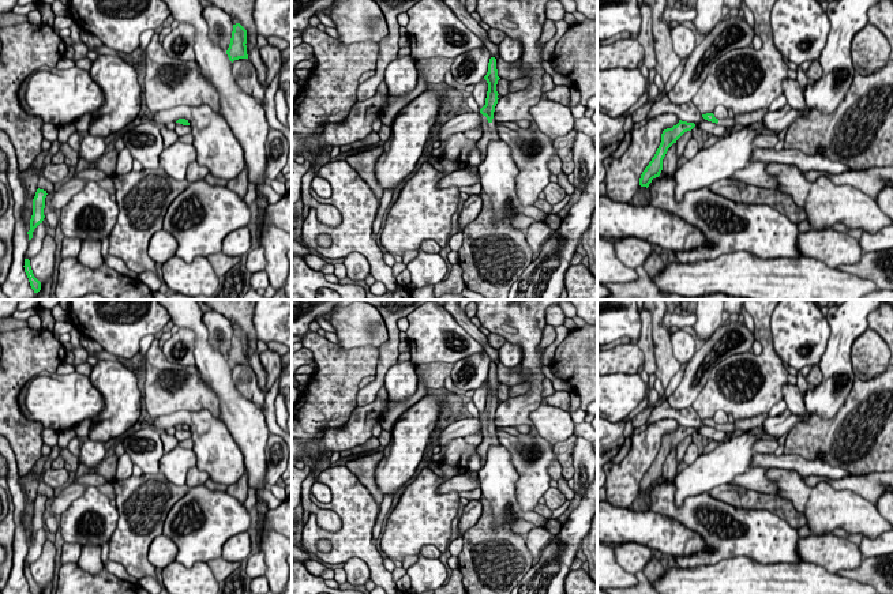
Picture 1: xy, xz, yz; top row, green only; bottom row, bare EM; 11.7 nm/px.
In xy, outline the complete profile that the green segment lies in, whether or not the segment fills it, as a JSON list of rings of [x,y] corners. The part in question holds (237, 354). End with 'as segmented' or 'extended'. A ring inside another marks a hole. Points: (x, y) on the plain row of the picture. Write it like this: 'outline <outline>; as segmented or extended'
outline [[[233,330],[232,343],[226,360],[233,368],[239,364],[248,364],[247,360],[247,335],[240,330]]]; as segmented

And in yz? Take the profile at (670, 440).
outline [[[679,425],[676,431],[672,433],[667,433],[661,439],[661,448],[649,467],[649,470],[645,473],[645,475],[641,480],[639,490],[641,492],[649,492],[653,484],[659,482],[663,475],[663,465],[668,456],[668,454],[676,448],[676,446],[687,436],[691,436],[695,432],[694,428],[687,428]]]; as segmented

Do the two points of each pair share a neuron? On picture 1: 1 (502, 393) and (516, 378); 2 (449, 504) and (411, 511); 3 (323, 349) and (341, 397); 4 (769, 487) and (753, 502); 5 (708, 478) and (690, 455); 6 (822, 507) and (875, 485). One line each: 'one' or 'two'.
1: one
2: one
3: one
4: two
5: two
6: two

